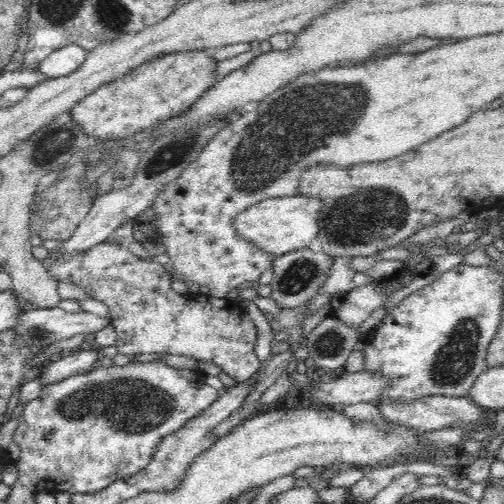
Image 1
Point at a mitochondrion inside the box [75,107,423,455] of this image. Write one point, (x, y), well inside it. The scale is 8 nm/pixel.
(362, 216)

